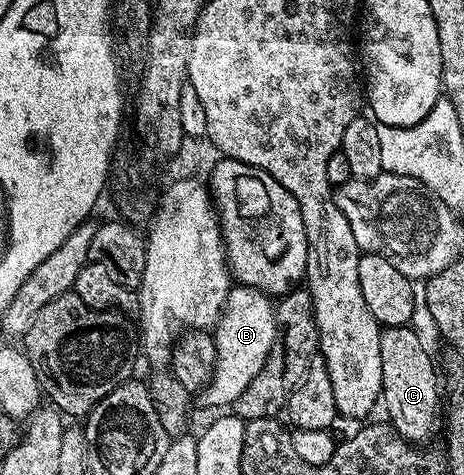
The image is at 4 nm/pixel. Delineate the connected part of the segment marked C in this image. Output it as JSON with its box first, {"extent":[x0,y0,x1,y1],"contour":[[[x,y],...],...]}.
{"extent":[380,325,441,443],"contour":[[[389,325],[380,332],[383,384],[381,405],[387,408],[386,420],[400,437],[412,443],[423,443],[419,441],[425,440],[441,425],[441,377],[437,372],[436,358],[435,361],[431,358],[430,351],[423,346],[422,339],[413,330],[411,325]]]}

